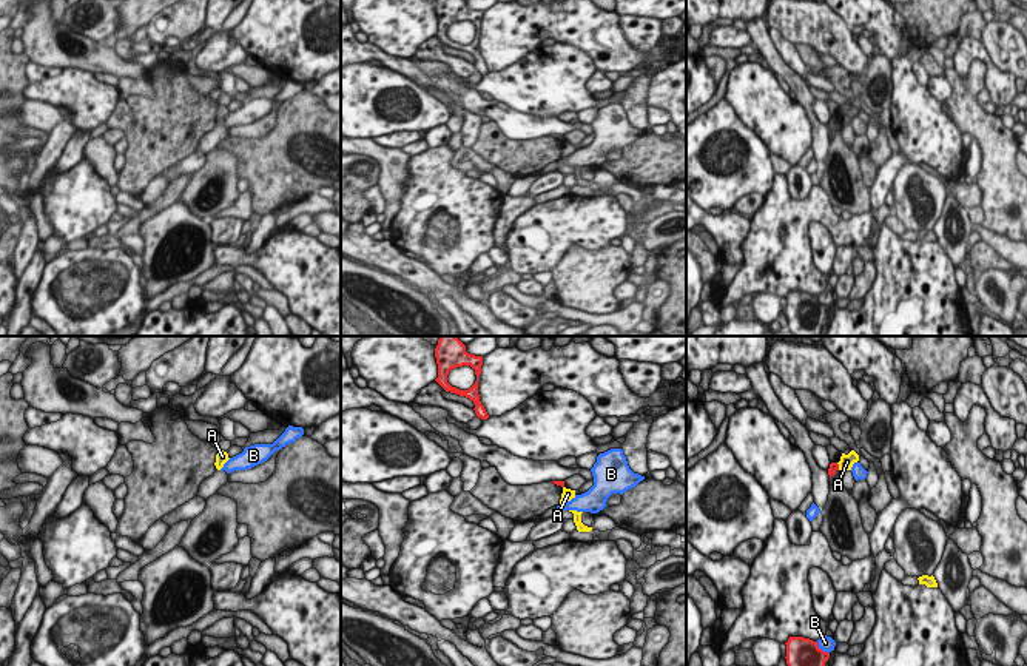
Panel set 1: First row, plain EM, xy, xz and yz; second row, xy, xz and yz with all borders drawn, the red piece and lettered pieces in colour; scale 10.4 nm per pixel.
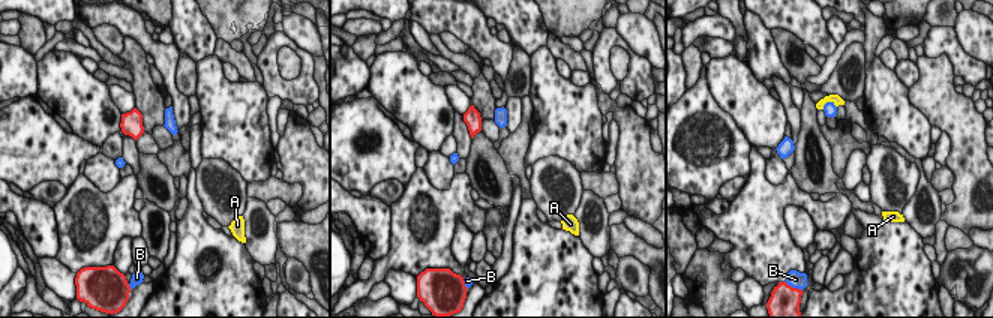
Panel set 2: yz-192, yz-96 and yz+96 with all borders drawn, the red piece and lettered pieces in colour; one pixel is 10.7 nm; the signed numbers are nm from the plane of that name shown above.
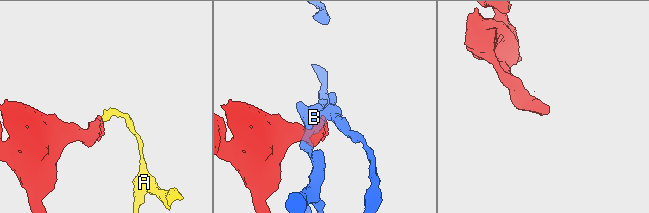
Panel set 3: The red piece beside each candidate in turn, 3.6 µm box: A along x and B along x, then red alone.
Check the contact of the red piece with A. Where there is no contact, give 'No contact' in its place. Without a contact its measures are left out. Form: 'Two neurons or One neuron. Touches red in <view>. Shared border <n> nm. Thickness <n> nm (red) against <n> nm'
Two neurons. Touches red in yz. Shared border 90 nm. Thickness 90 nm (red) against 140 nm

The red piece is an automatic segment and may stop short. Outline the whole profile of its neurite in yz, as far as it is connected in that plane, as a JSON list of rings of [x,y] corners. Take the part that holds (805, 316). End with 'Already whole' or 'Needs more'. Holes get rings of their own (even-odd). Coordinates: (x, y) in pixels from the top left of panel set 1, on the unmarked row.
[[[790,291],[785,299],[788,331],[794,336],[820,336],[830,308],[817,296],[803,291]]]. Already whole

